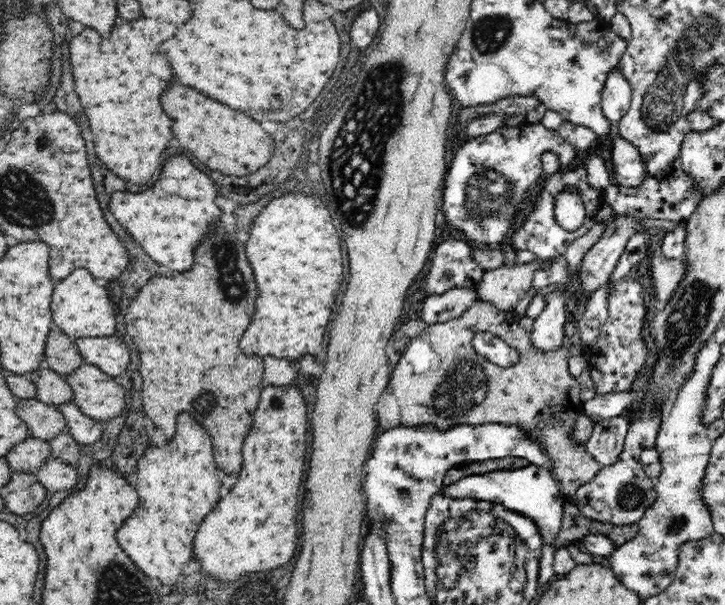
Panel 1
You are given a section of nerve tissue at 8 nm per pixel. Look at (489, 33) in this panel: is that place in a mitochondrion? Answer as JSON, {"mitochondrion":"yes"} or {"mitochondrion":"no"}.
{"mitochondrion":"yes"}

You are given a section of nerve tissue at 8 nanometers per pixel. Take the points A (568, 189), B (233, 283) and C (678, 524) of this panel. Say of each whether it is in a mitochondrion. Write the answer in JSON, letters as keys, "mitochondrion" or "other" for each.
{"A":"other","B":"mitochondrion","C":"mitochondrion"}

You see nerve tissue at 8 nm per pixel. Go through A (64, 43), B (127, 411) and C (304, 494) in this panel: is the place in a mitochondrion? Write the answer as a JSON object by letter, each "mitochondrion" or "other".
{"A":"other","B":"other","C":"other"}

